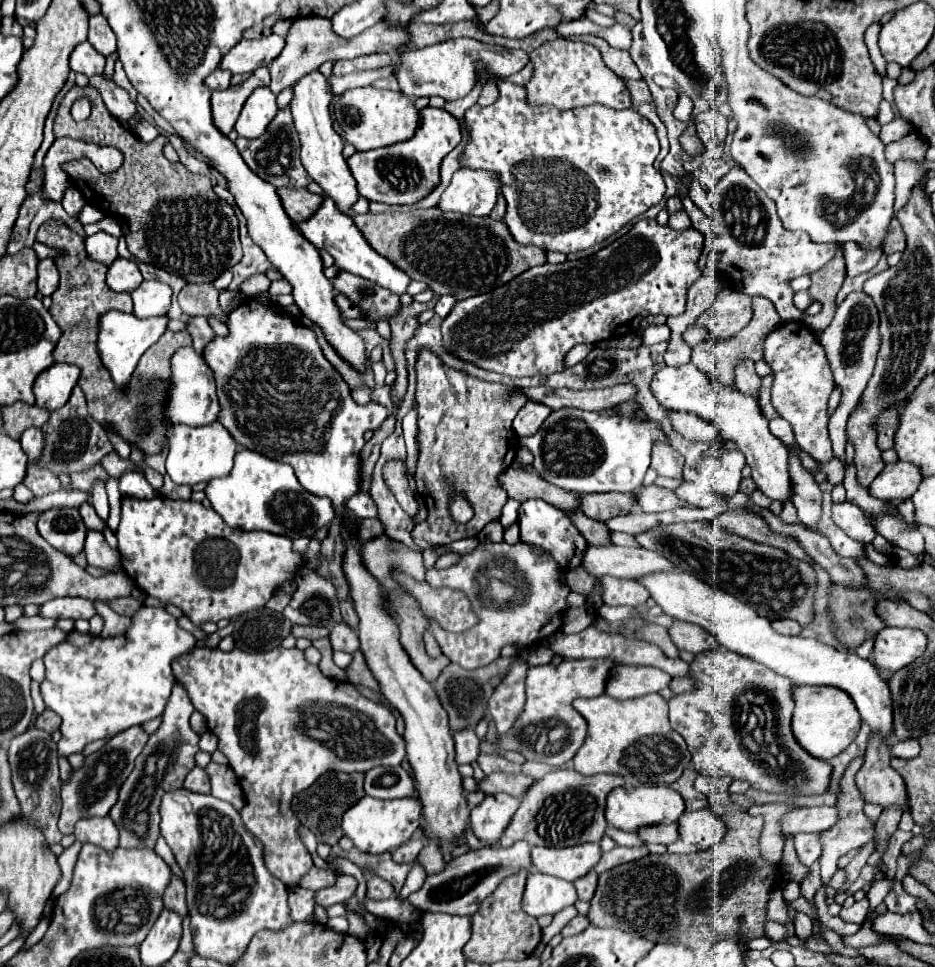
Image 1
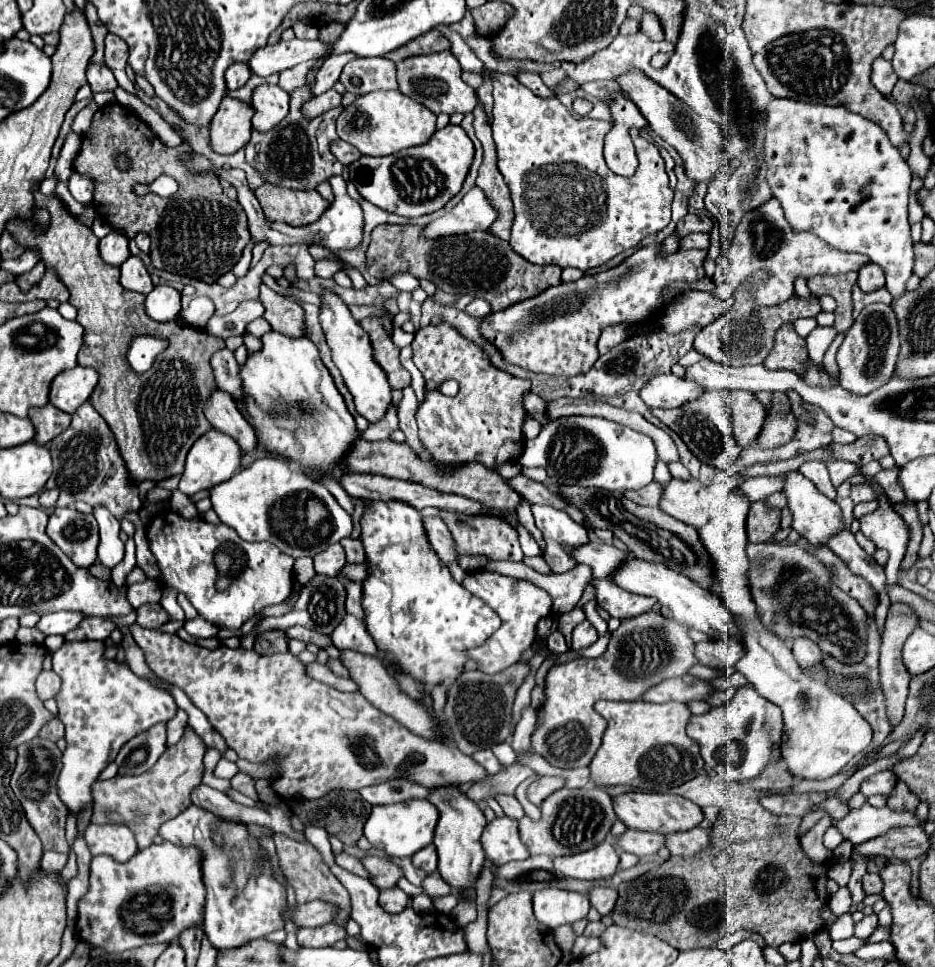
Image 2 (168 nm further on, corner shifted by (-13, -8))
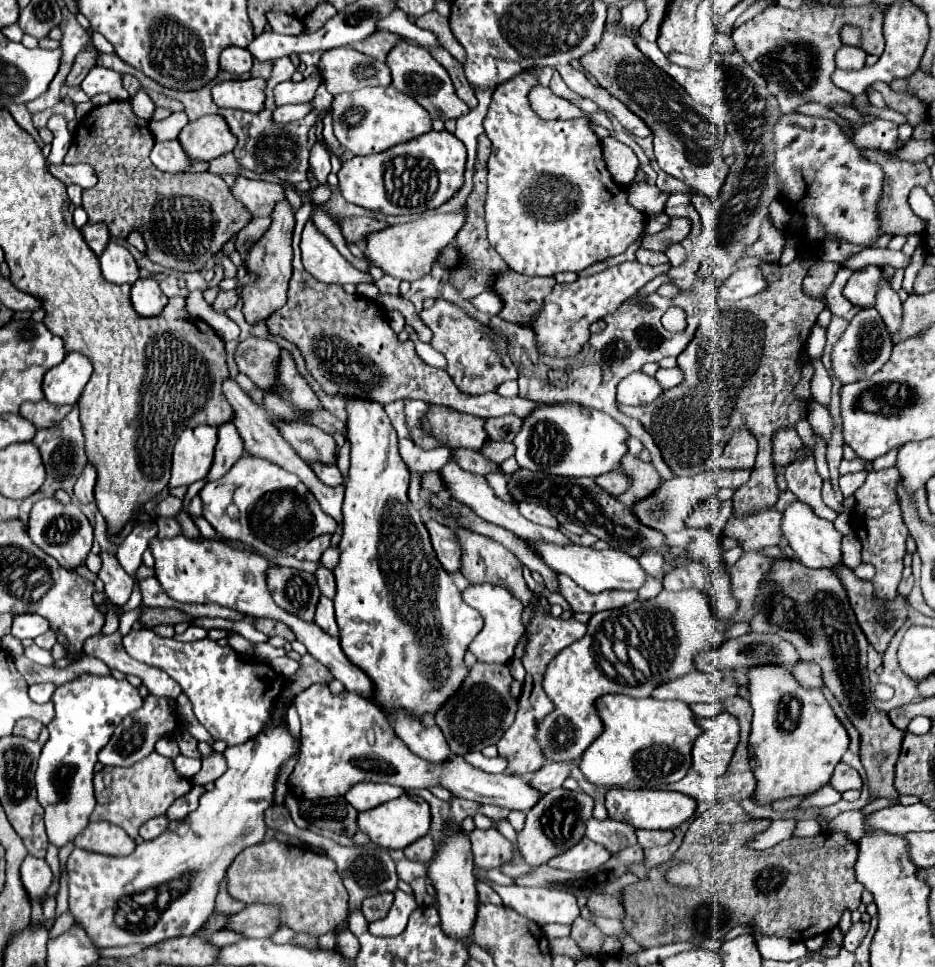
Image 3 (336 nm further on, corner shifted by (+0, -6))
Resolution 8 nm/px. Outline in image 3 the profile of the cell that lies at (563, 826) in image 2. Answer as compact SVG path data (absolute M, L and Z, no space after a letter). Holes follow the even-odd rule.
M562 787L546 793L540 799L540 803L536 803L526 813L526 825L516 839L516 847L520 855L524 857L524 861L530 867L546 865L552 857L574 847L584 837L584 823L592 817L592 809L594 809L594 799L586 793L568 791Z

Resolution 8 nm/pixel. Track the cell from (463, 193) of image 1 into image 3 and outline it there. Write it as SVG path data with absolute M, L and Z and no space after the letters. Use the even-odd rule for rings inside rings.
M464 209L448 215L430 215L418 221L392 225L376 233L368 233L368 239L364 239L364 257L380 267L386 275L404 279L404 281L416 281L424 277L432 263L438 257L438 251L442 251L446 245L450 245L460 231L460 225L464 225Z

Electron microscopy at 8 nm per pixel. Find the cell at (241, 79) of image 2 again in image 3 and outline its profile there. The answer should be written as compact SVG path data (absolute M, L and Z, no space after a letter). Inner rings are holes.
M230 45L220 55L220 69L240 77L252 69L252 61L254 61L254 57L252 57L252 53L248 53L248 49Z

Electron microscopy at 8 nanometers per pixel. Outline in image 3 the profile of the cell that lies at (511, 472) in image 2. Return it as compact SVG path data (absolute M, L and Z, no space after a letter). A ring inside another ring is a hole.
M400 439L400 455L410 469L410 483L408 497L413 504L422 499L422 487L420 487L420 475L428 471L440 469L440 465L446 465L452 459L452 451L448 447L436 447L430 451L424 451L418 447L412 439Z

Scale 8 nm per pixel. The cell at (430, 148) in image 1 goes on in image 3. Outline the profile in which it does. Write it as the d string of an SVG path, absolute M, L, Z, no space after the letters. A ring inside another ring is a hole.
M430 131L384 153L352 157L338 171L340 191L346 201L384 215L412 215L436 209L450 201L464 185L466 149L448 131Z

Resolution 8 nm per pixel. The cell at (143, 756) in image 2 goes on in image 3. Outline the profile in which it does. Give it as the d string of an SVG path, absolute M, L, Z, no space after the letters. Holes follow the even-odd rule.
M148 695L144 699L144 705L140 709L136 709L136 713L130 713L128 717L124 717L124 721L116 727L114 735L110 737L108 745L98 753L98 761L102 765L122 765L122 767L130 767L136 761L144 759L146 755L150 755L154 751L154 745L160 737L172 735L178 729L178 721L176 715L172 711L172 703L166 697L154 697Z

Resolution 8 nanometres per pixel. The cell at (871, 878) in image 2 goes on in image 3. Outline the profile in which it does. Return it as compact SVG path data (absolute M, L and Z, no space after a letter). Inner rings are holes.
M730 697L724 701L726 711L732 713L740 721L740 743L742 753L734 753L728 771L718 779L724 797L716 801L714 807L698 815L692 825L688 827L682 845L678 847L676 855L672 861L690 861L696 867L708 867L714 875L710 877L708 885L700 887L688 887L688 889L678 889L672 887L664 881L664 865L652 867L650 875L646 881L638 881L630 885L624 895L622 895L622 905L626 909L626 919L624 927L630 929L630 935L634 937L636 943L642 947L654 947L654 945L666 945L674 941L690 941L690 943L702 943L704 939L722 939L730 929L746 923L754 923L760 927L762 933L766 935L776 935L776 937L786 937L792 941L804 941L808 937L828 933L832 931L840 917L842 911L856 911L860 905L860 895L864 891L864 885L860 885L854 877L854 863L858 857L858 843L854 843L846 833L818 833L808 839L786 839L780 841L778 845L766 849L766 851L752 851L746 847L746 841L762 833L764 829L770 827L768 819L752 819L746 815L740 807L738 801L744 797L752 795L756 789L756 779L750 769L750 753L748 753L748 735L750 735L750 721L752 721L752 707L748 705L746 699L742 697Z

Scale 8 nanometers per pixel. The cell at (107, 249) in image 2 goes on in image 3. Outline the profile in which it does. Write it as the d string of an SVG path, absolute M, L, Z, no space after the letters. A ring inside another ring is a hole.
M86 223L82 227L82 235L84 235L88 247L96 255L100 255L106 249L108 241L110 241L110 233L108 233L108 227L104 223Z

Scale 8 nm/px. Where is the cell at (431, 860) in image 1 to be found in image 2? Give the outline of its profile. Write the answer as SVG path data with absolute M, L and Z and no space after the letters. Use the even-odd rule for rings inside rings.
M433 871L429 873L425 879L423 879L423 891L431 897L431 899L437 899L437 897L445 897L451 893L451 885L441 877L439 871Z

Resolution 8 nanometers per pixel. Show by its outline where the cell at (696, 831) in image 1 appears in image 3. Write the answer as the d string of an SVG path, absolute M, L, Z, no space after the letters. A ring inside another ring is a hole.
M638 829L636 831L636 837L638 837L638 843L646 849L646 847L656 847L656 845L666 845L672 841L672 831L644 831L644 829Z

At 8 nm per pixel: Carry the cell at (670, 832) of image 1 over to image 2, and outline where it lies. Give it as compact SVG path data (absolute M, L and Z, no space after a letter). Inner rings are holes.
M627 829L621 837L615 839L615 845L637 857L645 857L645 855L655 855L661 847L665 847L665 835Z

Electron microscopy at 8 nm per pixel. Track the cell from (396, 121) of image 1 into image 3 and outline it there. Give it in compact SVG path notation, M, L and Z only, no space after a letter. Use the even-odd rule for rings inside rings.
M392 85L366 87L360 91L336 95L330 111L332 111L334 135L340 141L340 145L352 155L380 153L432 131L432 119L428 111L412 97L394 89Z

